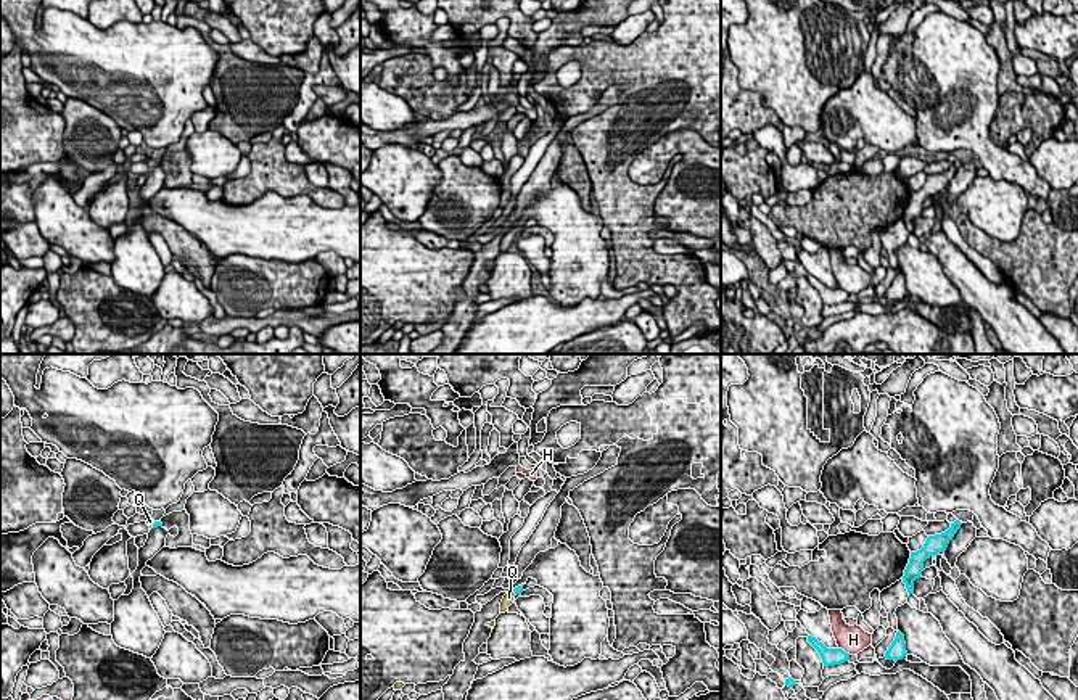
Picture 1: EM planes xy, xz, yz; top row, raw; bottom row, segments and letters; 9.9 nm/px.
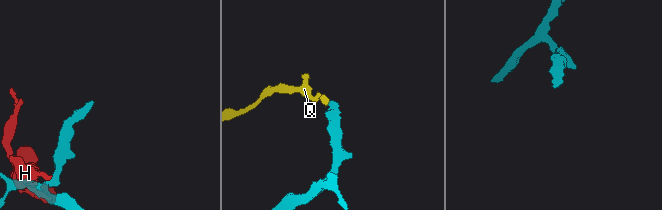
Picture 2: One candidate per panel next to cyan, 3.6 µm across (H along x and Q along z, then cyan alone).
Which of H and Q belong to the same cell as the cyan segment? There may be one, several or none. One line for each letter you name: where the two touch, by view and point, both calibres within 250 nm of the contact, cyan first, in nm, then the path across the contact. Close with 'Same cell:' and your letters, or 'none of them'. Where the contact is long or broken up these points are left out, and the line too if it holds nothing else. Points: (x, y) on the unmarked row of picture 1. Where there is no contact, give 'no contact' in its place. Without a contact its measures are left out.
Q: contact xy (153, 164); calibres 60 and 70 nm; way xy (156, 163), (153, 164), (150, 161)
Same cell: Q

